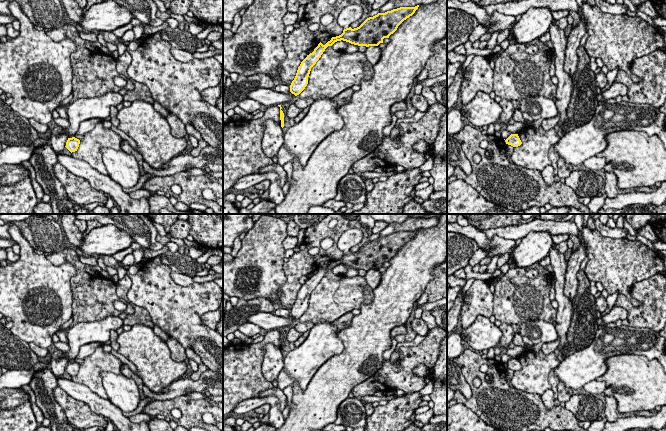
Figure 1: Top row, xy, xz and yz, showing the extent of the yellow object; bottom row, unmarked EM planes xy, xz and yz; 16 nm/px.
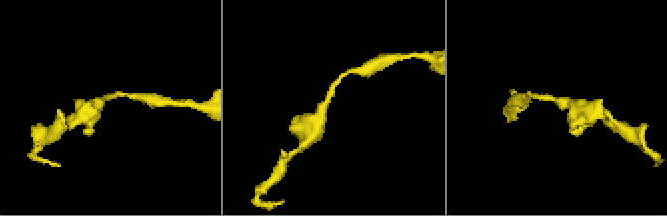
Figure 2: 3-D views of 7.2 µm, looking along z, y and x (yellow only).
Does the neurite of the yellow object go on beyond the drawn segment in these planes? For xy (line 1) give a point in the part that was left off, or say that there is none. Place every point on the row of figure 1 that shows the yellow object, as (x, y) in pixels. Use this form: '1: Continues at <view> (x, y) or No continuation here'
1: No continuation here

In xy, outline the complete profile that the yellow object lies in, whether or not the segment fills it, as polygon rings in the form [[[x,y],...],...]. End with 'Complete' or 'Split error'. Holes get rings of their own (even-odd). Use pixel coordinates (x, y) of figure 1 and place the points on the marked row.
[[[72,137],[72,138],[68,138],[65,147],[72,153],[77,151],[79,144],[80,144],[80,140],[75,137]]]. Complete

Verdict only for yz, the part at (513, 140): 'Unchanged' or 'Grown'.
Unchanged

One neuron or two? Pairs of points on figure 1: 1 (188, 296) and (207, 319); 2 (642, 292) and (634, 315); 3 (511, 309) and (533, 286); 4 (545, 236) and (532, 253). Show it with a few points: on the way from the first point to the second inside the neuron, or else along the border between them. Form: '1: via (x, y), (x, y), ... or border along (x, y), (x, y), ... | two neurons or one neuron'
1: border along (211, 310), (204, 313), (200, 319), (212, 329) | two neurons
2: via (644, 298), (644, 305), (640, 309) | one neuron
3: via (516, 303), (527, 292) | one neuron
4: via (542, 240), (533, 249) | one neuron

